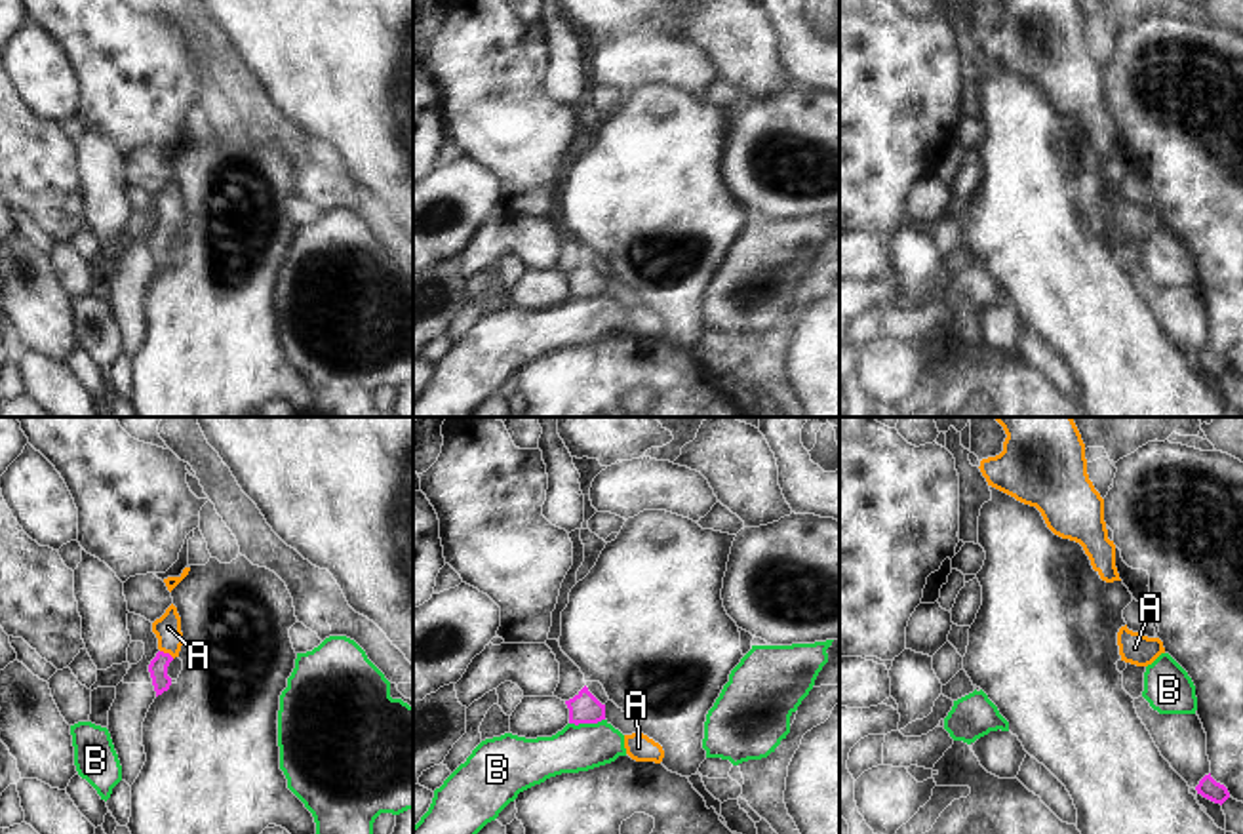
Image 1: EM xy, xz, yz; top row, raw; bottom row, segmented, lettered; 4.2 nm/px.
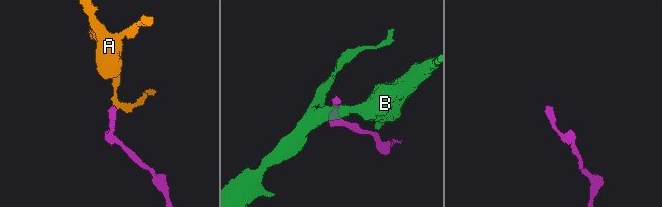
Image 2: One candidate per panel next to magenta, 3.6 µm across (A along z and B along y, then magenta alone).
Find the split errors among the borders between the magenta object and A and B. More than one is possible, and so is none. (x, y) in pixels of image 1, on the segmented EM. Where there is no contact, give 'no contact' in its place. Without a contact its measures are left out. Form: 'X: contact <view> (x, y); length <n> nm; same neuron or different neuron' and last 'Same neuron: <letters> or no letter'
A: contact xy (168, 654); length 70 nm; same neuron
B: contact xz (587, 722); length 150 nm; different neuron
Same neuron: A

